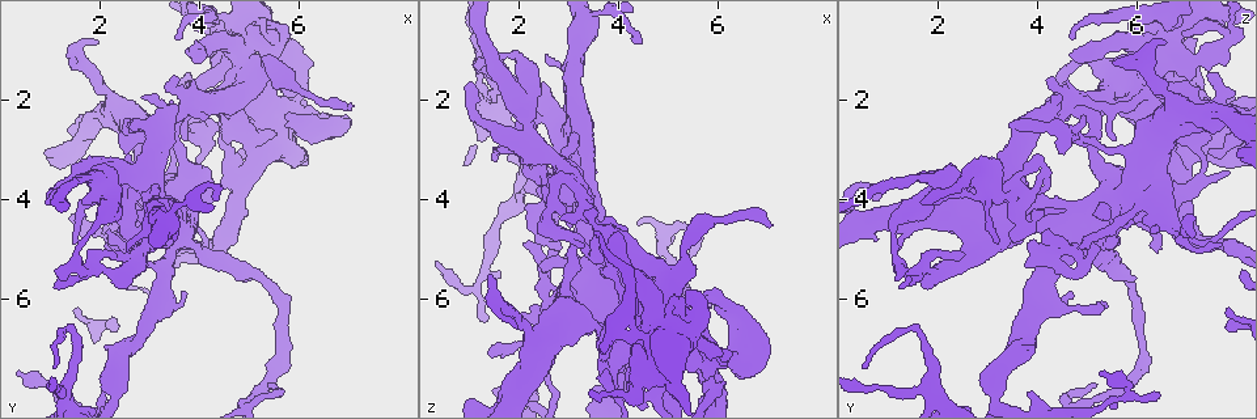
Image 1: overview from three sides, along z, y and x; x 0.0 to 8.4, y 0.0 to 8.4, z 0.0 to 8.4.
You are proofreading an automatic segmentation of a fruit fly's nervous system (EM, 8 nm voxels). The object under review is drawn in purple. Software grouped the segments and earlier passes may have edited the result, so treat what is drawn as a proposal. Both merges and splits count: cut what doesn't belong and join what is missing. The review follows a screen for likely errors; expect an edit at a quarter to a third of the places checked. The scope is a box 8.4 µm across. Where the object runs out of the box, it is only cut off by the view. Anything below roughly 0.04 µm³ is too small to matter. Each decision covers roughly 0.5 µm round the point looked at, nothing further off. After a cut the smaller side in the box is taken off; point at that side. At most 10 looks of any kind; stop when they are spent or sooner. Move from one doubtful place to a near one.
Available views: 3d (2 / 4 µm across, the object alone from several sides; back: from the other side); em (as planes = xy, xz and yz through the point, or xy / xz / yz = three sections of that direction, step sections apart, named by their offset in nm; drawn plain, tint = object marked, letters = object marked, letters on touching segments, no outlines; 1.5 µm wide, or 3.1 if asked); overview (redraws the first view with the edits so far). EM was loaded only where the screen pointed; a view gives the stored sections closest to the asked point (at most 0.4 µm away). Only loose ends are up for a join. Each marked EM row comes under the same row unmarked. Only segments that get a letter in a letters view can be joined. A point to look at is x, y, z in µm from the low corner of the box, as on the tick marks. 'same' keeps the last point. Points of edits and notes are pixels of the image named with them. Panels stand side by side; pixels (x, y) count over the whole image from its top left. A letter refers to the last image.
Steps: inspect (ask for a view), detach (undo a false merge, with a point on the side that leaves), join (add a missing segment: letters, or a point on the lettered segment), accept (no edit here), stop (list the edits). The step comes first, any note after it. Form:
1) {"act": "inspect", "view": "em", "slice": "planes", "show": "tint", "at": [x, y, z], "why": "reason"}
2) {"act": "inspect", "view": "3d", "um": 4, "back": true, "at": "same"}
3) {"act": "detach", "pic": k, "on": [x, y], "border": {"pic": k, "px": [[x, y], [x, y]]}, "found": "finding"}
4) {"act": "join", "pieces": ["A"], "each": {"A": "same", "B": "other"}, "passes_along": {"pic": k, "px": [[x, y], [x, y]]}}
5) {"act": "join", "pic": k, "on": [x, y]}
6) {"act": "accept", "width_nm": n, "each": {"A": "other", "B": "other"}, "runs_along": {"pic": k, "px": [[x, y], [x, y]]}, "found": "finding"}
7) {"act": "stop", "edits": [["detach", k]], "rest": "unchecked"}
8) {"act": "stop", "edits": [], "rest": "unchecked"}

{"act": "inspect", "view": "em", "slice": "yz", "step": 8, "show": "letters", "at": [2.85, 1.90, 4.35], "why": "an open end"}

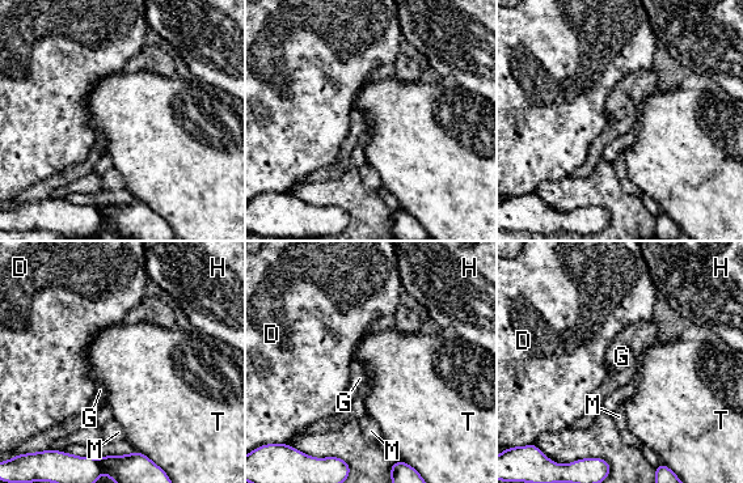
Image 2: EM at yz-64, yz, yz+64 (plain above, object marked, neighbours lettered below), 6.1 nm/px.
{"act": "inspect", "view": "em", "slice": "planes", "show": "letters", "at": "same"}

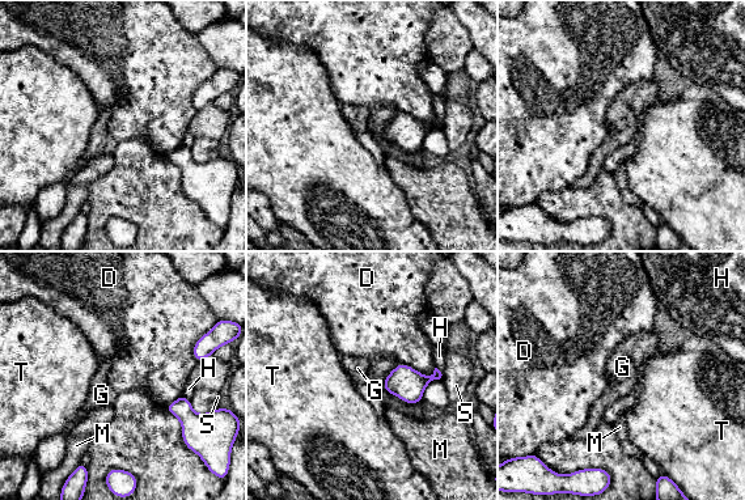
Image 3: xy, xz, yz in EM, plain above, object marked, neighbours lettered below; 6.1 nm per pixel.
{"act": "accept", "width_nm": 110, "each": {"D": "other", "G": "other", "H": "other", "M": "other", "S": "other", "T": "other"}, "found": "none of them fits"}

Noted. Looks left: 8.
{"act": "inspect", "view": "em", "slice": "planes", "show": "letters", "at": [7.05, 2.15, 4.55], "why": "an open end"}

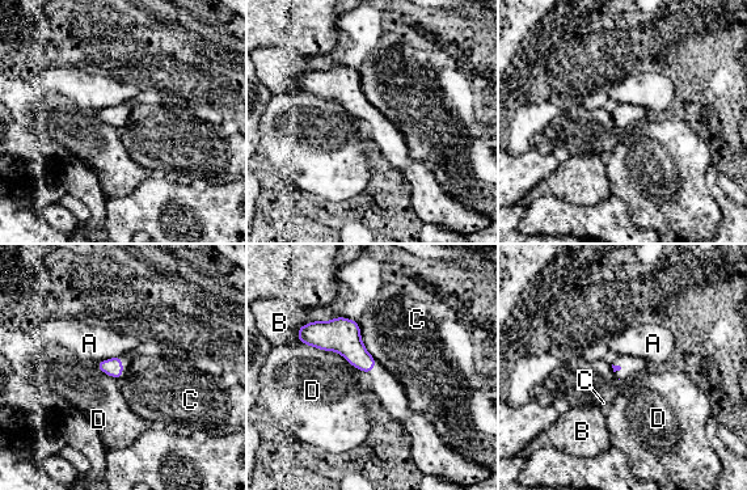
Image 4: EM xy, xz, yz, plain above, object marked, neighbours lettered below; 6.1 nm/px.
{"act": "accept", "each": {"A": "other", "B": "other", "C": "other", "D": "other"}, "border": {"pic": 4, "px": [[300, 342], [334, 350], [353, 366]]}, "found": "no lettered segment goes on from it"}

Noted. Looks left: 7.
{"act": "inspect", "view": "em", "slice": "planes", "show": "tint", "at": [2.15, 4.70, 6.30], "why": "branch stops here"}

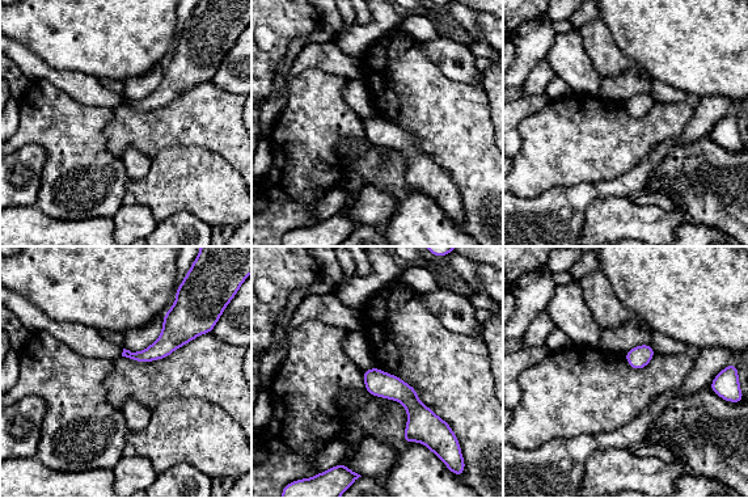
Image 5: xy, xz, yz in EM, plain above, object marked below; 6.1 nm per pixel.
{"act": "inspect", "view": "em", "slice": "planes", "show": "letters", "at": "same", "why": "what lies round it"}

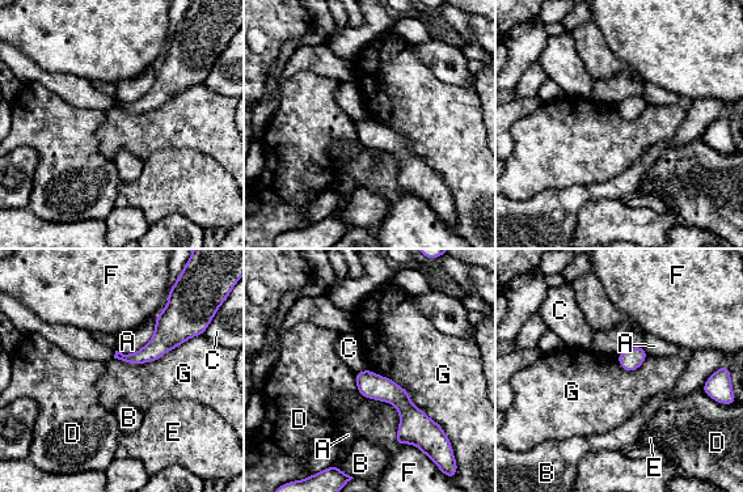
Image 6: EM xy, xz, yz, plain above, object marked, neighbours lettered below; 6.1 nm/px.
{"act": "accept", "each": {"A": "other", "B": "other", "C": "other", "D": "other", "E": "other", "F": "other", "G": "other"}, "found": "no lettered segment goes on from it"}

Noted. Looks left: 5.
{"act": "inspect", "view": "em", "slice": "planes", "show": "letters", "at": [1.45, 4.85, 3.15], "why": "an open end"}

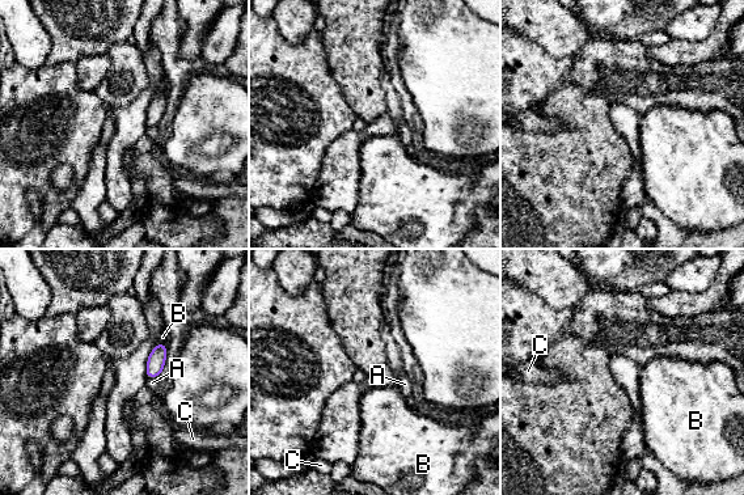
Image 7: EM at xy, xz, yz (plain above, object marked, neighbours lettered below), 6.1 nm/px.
{"act": "accept", "each": {"A": "other", "B": "other", "C": "other"}, "border": {"pic": 7, "px": [[156, 377], [147, 379]]}, "found": "no lettered segment goes on from it"}

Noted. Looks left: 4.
{"act": "stop", "edits": [], "rest": "unchecked"}

